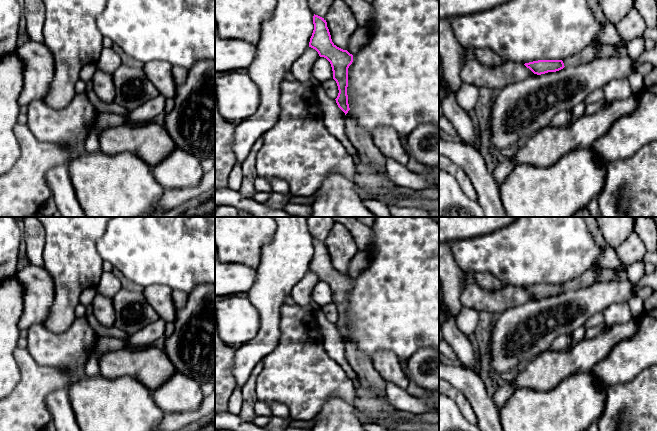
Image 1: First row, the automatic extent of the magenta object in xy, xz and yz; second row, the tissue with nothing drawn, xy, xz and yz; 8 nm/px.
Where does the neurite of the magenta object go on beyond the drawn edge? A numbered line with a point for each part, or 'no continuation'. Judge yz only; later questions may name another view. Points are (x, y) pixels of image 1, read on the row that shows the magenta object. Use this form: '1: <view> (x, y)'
1: yz (588, 54)

